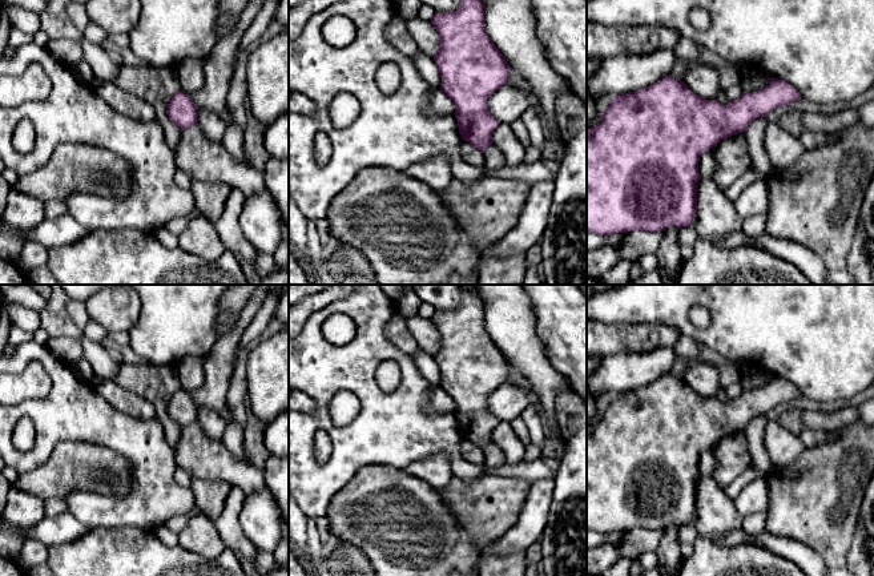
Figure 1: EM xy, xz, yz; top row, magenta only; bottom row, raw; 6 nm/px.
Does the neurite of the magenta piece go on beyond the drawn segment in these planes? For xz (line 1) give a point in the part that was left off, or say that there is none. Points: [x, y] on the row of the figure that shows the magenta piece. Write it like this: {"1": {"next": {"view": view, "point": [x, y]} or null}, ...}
{"1": {"next": null}}

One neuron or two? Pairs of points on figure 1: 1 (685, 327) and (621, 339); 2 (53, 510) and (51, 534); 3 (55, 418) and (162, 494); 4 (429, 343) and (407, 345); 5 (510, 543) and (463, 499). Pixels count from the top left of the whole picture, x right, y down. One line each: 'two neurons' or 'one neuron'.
1: two neurons
2: two neurons
3: one neuron
4: two neurons
5: two neurons

